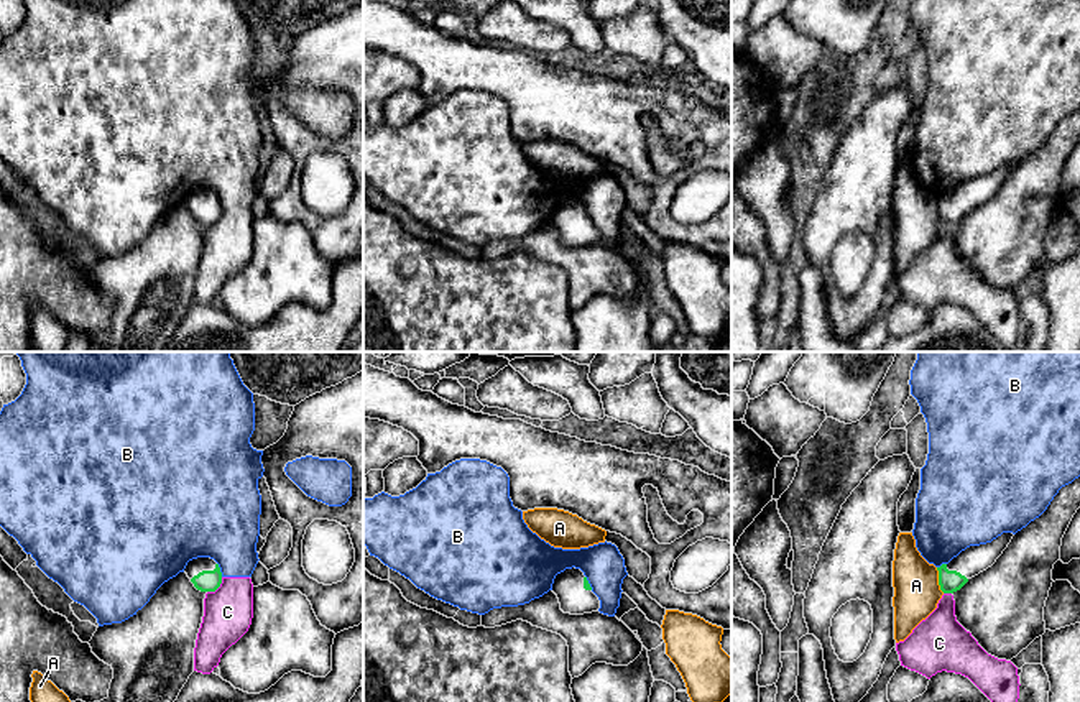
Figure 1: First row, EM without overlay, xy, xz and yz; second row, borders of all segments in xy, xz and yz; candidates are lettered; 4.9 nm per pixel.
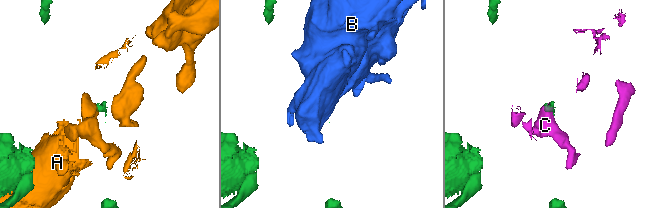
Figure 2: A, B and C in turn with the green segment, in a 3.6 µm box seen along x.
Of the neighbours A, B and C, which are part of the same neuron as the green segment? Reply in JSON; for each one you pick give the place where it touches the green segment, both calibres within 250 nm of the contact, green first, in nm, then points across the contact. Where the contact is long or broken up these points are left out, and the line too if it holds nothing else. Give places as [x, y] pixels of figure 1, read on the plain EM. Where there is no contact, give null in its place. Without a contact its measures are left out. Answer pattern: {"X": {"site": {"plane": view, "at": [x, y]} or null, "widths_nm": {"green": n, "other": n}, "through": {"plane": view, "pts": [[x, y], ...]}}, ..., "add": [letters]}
{"add": []}

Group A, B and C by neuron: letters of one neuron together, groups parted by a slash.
A / B C

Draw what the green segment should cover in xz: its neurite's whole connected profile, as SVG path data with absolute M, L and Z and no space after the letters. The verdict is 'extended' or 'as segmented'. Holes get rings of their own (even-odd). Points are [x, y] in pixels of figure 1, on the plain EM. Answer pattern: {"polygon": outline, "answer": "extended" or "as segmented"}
{"polygon": "M572 199L557 206L552 224L557 227L564 245L584 247L598 243L600 240L600 232L592 224L592 219L580 201Z", "answer": "extended"}

